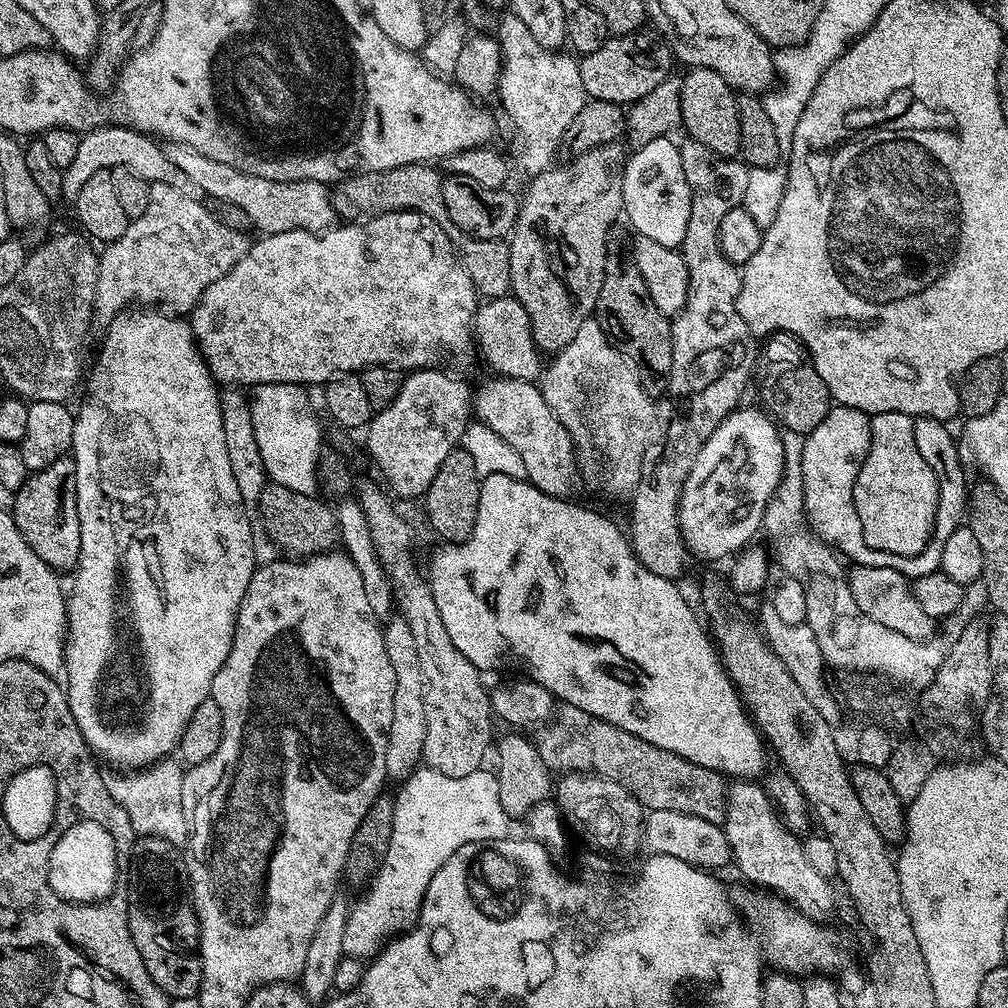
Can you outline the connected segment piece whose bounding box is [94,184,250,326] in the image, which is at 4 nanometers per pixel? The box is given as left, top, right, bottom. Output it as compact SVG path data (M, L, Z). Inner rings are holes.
M154 184L150 187L150 206L142 215L126 226L122 238L107 245L104 253L98 256L96 266L96 304L94 300L94 320L97 325L111 324L115 316L129 307L131 300L149 300L149 305L163 306L172 314L191 313L194 305L202 298L202 294L222 274L226 274L236 265L249 250L250 240L238 229L230 229L206 210L200 200L186 198L186 194L174 190L174 186Z

